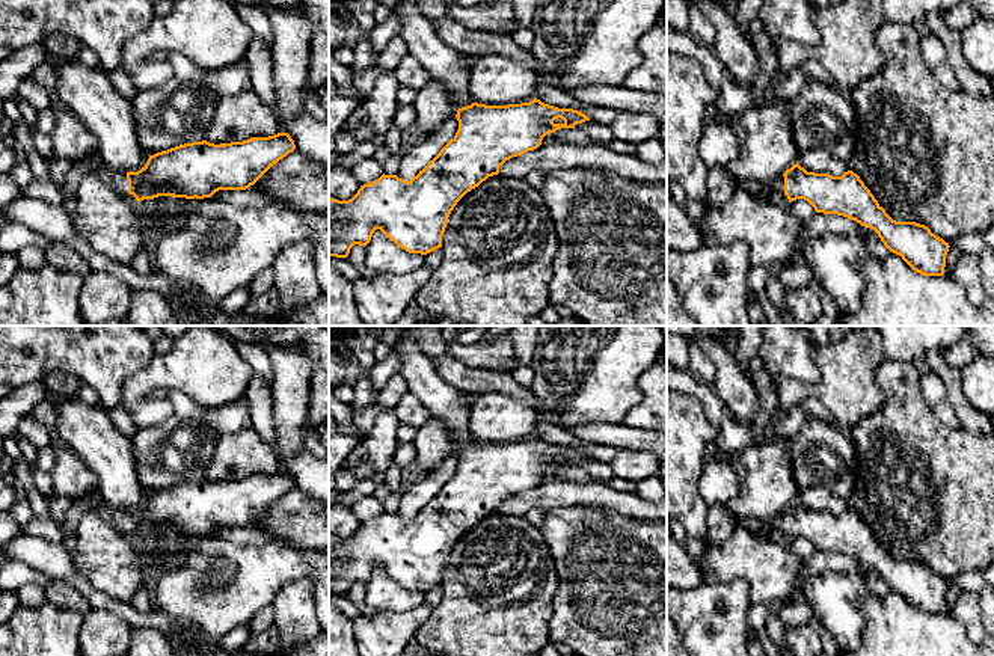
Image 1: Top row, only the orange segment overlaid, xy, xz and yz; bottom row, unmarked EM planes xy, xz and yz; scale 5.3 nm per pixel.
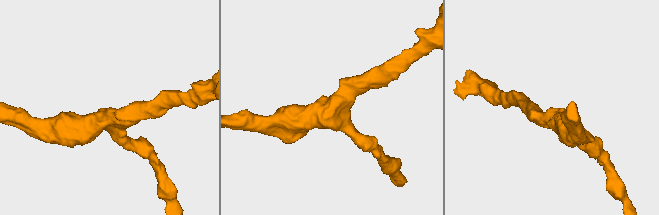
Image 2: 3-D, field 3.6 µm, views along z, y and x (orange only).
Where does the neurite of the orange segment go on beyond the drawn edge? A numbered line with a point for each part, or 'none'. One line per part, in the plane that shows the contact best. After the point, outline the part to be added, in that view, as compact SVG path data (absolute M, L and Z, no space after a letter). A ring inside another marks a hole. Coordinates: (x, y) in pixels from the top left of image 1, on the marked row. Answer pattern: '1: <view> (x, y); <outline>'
1: xy (118, 180); M112 170L112 172L104 172L107 181L110 185L121 195L124 196L130 204L137 205L137 201L133 195L128 193L128 179L127 179L127 172L124 170Z

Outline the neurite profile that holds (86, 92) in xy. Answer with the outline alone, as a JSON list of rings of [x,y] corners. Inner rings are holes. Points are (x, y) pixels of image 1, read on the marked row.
[[[57,60],[54,97],[98,140],[104,172],[137,172],[149,154],[137,140],[131,103],[124,98],[98,66]]]

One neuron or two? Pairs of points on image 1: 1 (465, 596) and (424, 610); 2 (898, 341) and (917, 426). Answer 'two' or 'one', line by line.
1: two
2: two

